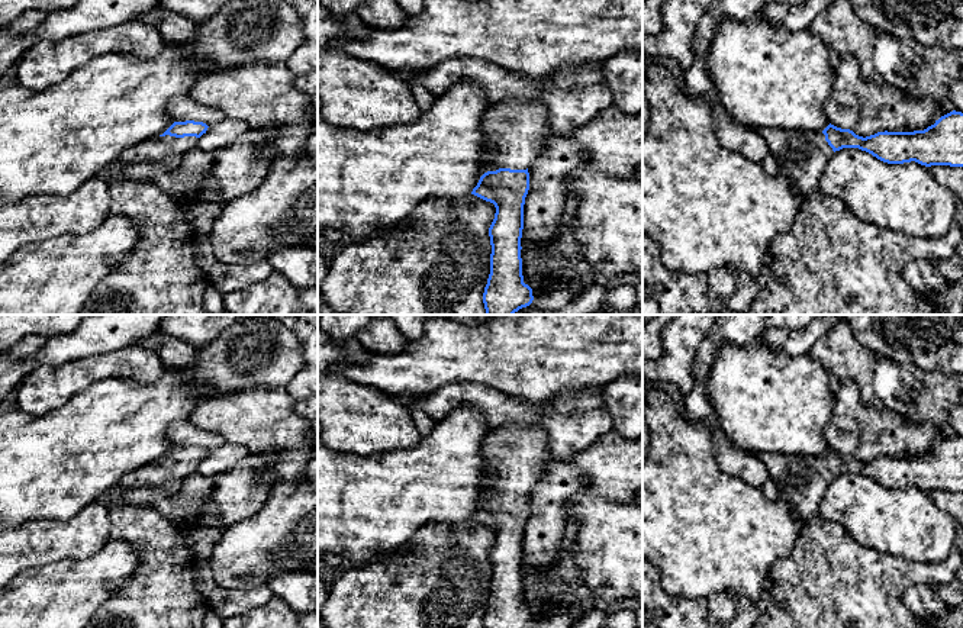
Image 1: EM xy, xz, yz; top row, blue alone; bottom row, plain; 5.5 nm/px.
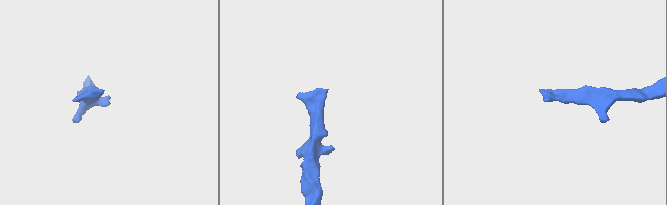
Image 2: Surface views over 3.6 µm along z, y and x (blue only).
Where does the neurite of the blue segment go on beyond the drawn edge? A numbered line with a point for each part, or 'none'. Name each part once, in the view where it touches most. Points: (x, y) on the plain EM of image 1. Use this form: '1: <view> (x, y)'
1: xz (514, 456)

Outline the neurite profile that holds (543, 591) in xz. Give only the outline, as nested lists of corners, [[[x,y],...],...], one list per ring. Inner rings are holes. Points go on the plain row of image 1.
[[[570,519],[566,535],[557,551],[557,558],[550,570],[532,570],[521,574],[524,608],[532,616],[540,612],[555,615],[561,608],[579,600],[593,599],[583,584],[574,560],[574,537],[579,524]]]

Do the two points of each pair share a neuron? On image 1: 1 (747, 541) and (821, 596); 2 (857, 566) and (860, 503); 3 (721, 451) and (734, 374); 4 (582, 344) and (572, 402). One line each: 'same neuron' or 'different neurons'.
1: different neurons
2: different neurons
3: different neurons
4: different neurons

